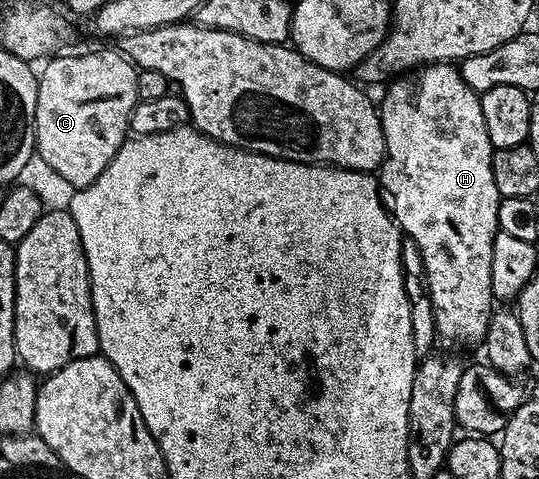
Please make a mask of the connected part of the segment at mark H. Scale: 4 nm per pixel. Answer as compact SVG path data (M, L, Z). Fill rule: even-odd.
M453 63L425 65L417 76L415 84L409 84L406 78L395 79L385 89L387 92L382 104L380 100L386 143L386 157L382 159L380 169L380 188L392 205L394 223L420 250L426 271L426 291L432 302L439 337L454 344L478 346L483 343L490 316L496 307L492 294L492 242L499 232L500 199L496 178L492 178L496 149L488 138L488 126L484 126L481 95L464 82L461 71Z

